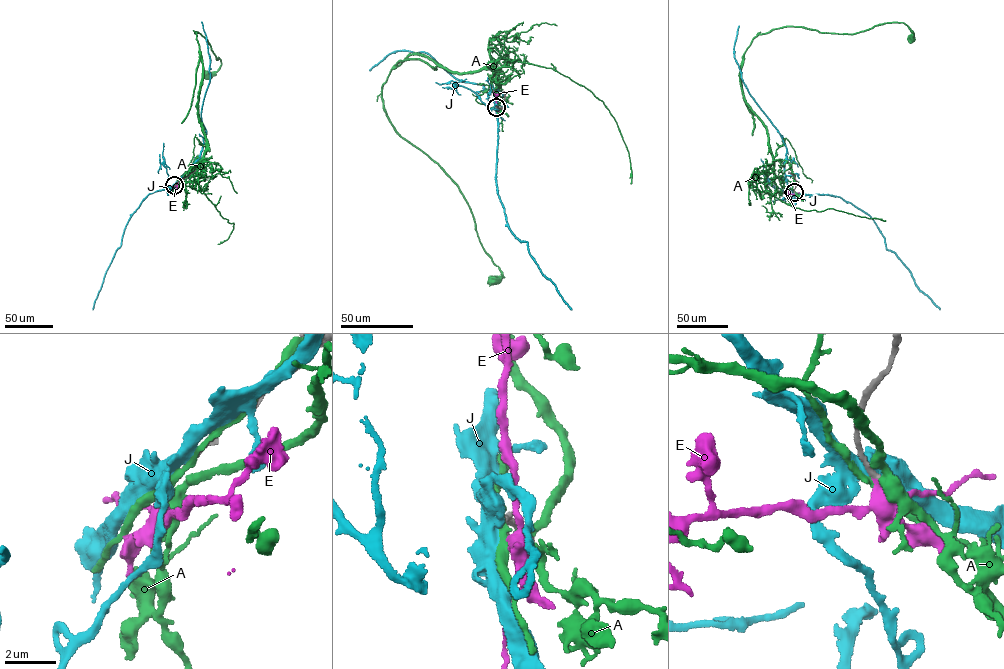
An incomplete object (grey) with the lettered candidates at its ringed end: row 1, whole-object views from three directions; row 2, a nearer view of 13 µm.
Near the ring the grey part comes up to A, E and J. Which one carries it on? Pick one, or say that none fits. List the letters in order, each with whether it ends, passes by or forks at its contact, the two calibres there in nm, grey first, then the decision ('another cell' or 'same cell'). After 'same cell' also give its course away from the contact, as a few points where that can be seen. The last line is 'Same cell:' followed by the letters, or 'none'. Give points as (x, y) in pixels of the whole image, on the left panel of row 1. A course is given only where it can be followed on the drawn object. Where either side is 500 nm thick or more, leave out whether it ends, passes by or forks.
A: it forks there; 200 nm thick on the grey side, 360 nm on the other; another cell
E: it ends there; 200 nm thick on the grey side, 360 nm on the other; same cell
J: it forks there; 220 nm thick on the grey side, 480 nm on the other; another cell
Same cell: E

